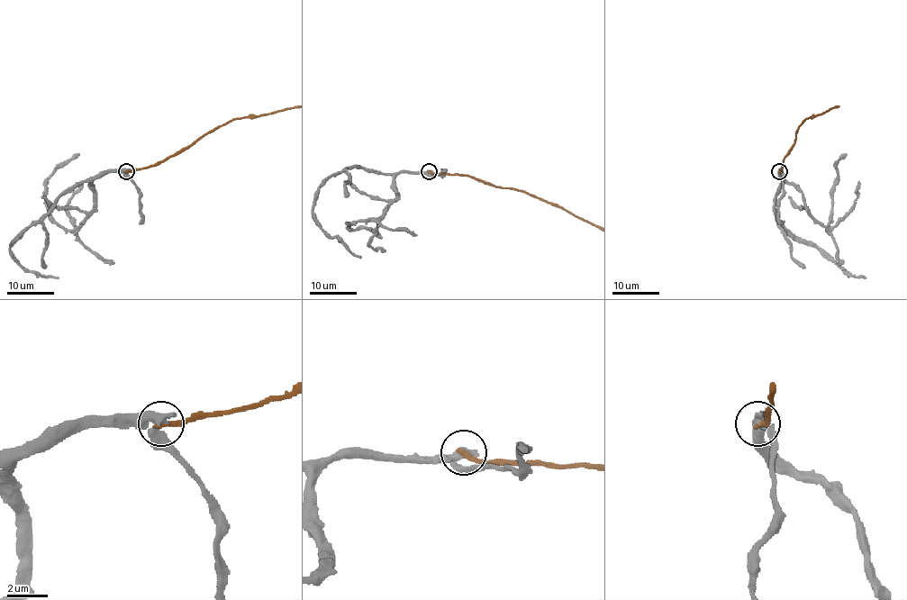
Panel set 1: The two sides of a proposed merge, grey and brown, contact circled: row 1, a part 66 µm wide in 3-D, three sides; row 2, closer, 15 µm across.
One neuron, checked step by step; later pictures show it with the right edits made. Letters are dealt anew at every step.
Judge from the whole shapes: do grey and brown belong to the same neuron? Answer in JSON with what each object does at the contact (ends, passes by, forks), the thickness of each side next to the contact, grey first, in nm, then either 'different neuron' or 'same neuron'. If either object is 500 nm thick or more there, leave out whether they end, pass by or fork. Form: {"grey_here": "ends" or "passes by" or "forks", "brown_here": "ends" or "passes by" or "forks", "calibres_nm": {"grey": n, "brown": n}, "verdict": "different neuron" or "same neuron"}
{"grey_here": "passes by", "brown_here": "ends", "calibres_nm": {"grey": 320, "brown": 240}, "verdict": "different neuron"}

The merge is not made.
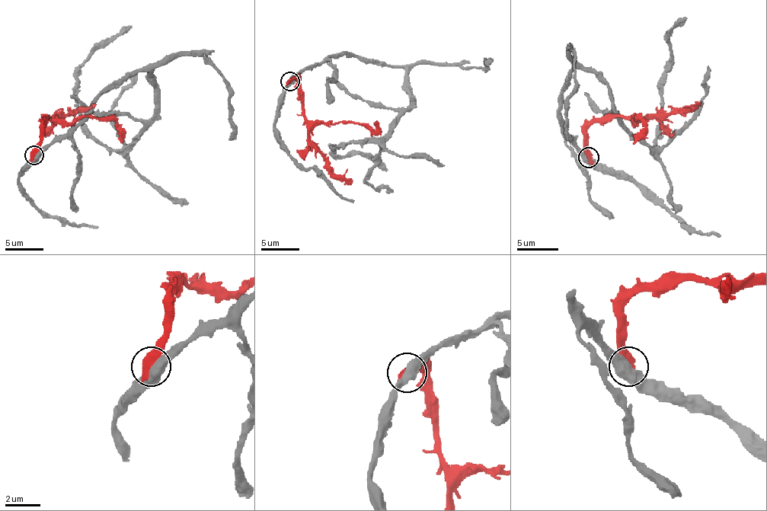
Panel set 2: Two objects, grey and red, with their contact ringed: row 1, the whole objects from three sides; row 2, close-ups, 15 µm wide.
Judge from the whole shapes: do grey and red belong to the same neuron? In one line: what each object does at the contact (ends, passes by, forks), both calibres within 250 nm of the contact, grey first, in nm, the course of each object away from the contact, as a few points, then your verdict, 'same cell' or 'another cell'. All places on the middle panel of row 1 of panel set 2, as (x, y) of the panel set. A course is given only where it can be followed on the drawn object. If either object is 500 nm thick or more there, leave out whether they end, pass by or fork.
550/600 nm | grey via (289, 81), (337, 55), (401, 66), (411, 102), (386, 134), (333, 148), (337, 155), (365, 153), (386, 170) | red via (289, 81), (297, 79), (299, 83), (305, 117), (324, 123), (353, 121), (375, 130), (377, 121) | another cell

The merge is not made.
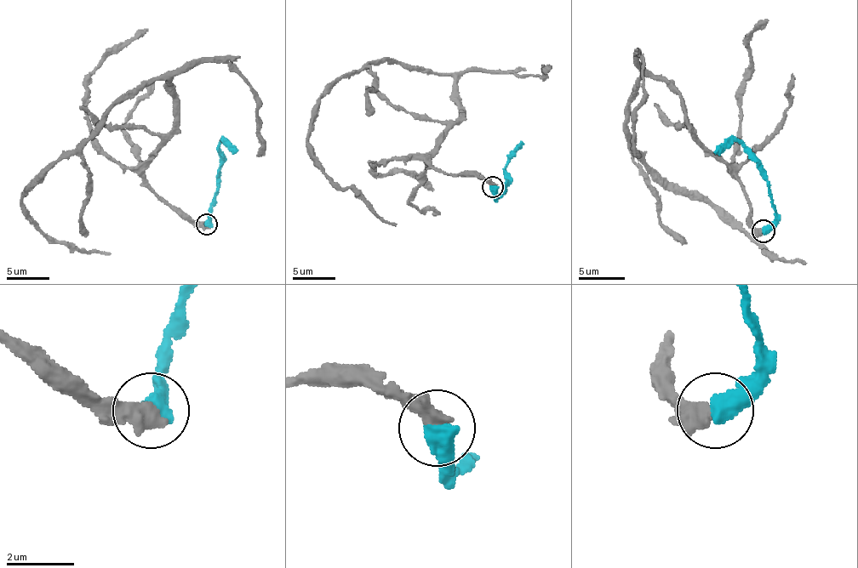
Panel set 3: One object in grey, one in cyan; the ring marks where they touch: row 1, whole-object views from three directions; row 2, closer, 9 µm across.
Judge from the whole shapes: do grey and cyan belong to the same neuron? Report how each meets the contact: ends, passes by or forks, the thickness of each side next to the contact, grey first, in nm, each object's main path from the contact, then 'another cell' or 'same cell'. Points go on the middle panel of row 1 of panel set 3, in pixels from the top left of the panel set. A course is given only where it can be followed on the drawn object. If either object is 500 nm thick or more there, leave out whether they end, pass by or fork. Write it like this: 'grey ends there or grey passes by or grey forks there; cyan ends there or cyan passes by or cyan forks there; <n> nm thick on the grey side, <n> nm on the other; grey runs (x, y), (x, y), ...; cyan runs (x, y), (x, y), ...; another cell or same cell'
550 nm thick on the grey side, 650 nm on the other; grey runs (492, 186), (431, 162), (460, 118), (449, 74), (375, 61), (337, 80), (318, 101), (307, 154), (397, 224); cyan runs (492, 186), (496, 196), (505, 190), (505, 167), (509, 154), (522, 142); same cell

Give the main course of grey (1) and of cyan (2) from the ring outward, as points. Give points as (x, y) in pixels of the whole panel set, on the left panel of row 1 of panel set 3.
1: (206, 224), (180, 217), (145, 177), (174, 126), (170, 83), (149, 79), (21, 200), (55, 240), (111, 252)
2: (206, 224), (219, 173), (219, 144), (223, 140), (236, 153)

